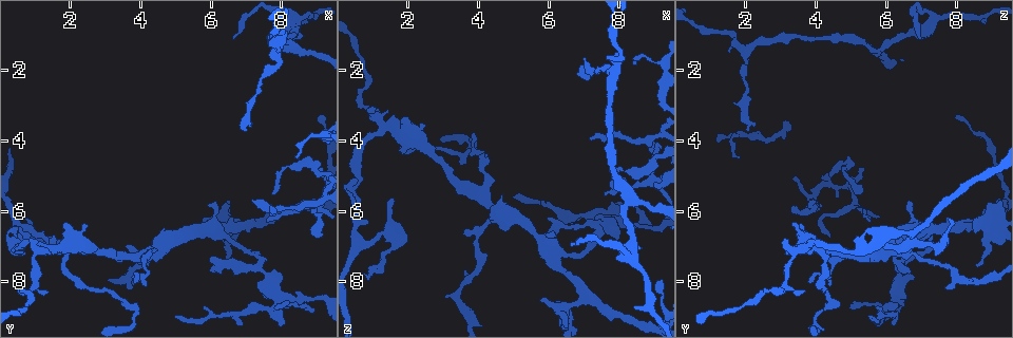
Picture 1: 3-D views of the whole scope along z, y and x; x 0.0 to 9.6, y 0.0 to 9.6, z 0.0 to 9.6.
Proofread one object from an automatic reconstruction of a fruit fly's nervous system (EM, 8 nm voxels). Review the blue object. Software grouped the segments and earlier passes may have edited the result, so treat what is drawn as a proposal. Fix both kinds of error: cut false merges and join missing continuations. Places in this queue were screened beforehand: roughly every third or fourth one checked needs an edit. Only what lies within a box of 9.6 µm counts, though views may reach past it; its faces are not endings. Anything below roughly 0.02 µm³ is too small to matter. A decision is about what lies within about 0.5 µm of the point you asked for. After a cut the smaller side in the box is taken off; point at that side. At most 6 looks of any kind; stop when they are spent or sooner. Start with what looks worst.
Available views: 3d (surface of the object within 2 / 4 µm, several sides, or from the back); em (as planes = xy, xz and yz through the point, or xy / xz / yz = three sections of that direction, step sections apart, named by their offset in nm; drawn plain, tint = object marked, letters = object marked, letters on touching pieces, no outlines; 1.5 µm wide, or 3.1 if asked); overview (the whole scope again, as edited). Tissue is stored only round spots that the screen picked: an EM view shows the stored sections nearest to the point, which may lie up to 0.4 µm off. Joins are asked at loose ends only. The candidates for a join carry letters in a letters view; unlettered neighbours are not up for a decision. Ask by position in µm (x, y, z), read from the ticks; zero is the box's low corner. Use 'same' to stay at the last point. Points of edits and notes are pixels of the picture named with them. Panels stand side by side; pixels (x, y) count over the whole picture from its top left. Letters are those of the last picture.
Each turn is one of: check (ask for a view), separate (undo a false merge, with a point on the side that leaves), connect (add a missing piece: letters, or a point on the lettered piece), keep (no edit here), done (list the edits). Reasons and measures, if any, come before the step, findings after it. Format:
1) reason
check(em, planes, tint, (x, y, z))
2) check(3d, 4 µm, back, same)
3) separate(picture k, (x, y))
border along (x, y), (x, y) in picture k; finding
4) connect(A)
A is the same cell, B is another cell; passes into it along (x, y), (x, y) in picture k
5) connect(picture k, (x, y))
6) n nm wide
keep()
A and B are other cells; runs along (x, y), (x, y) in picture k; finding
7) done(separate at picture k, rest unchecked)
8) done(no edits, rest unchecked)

branch stops here
check(em, planes, letters, (7.20, 3.55, 2.35))

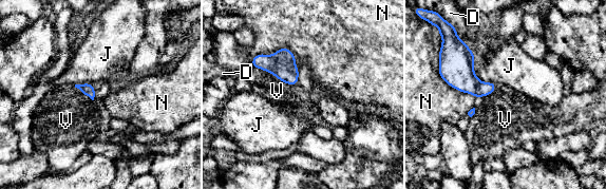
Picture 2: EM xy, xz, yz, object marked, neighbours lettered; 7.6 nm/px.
keep()
D, J, N and V are other cells; border along (254, 67), (285, 82), (297, 83) in picture 2; no lettered piece goes on from it

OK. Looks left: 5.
side arm on a straight run
check(em, planes, tint, (7.90, 8.40, 6.30))

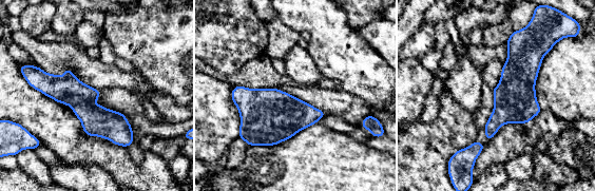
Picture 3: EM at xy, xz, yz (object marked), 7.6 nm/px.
what lies round it
check(em, planes, letters, same)

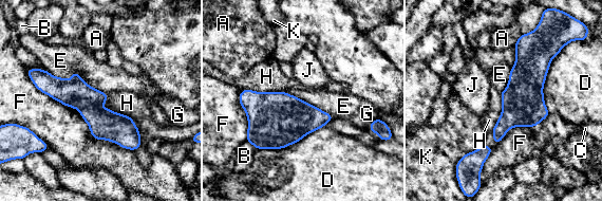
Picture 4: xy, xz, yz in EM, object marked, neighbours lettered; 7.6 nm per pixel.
320 nm wide
keep()
A, B, C, D, E, F, G, H, J and K are other cells; border along (569, 42), (546, 76), (548, 112) in picture 4; all the same cell

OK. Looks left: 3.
tapers out
check(3d, 4 µm, back, (7.20, 5.70, 4.00))

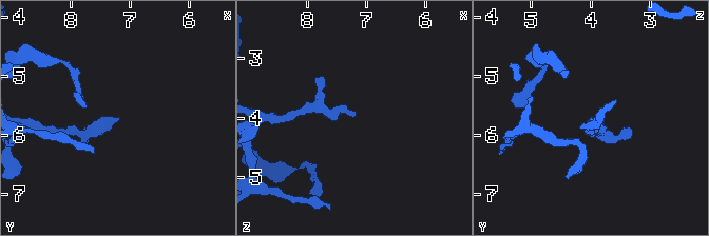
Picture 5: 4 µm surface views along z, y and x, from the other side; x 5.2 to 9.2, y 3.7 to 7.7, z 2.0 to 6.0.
need the tissue
check(em, planes, letters, (7.15, 5.70, 3.95))

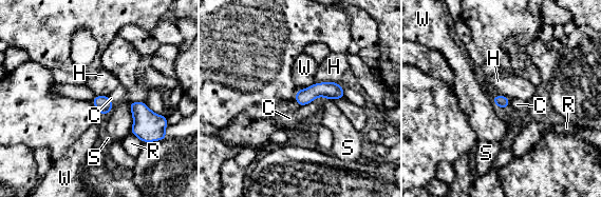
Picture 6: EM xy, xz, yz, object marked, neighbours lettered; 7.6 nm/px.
keep()
C, H, R, S and W are other cells; runs along (340, 91), (314, 91), (298, 98) in picture 6; none of them fits

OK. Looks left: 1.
done(no edits, rest unchecked)

